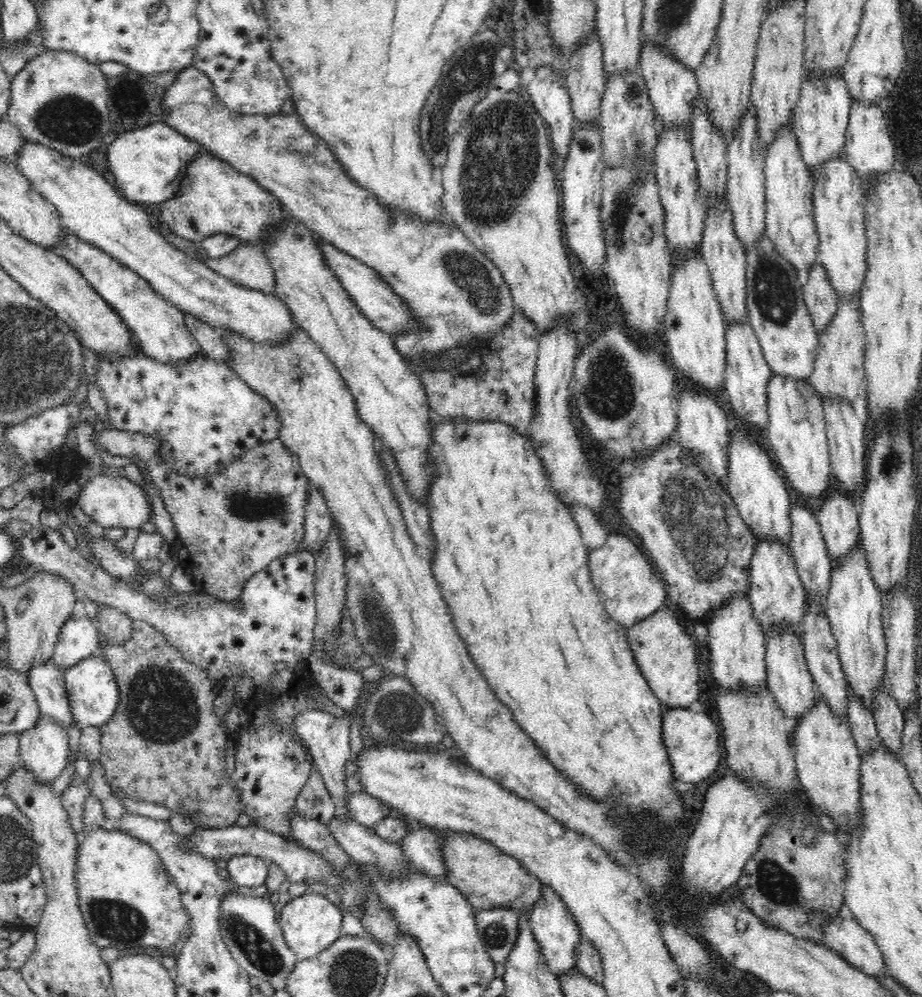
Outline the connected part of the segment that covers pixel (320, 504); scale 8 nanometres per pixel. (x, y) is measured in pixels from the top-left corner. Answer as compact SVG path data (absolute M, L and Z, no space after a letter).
M310 483L309 495L305 506L305 521L303 536L304 550L315 552L326 542L326 538L334 524L332 513L326 504L324 495Z

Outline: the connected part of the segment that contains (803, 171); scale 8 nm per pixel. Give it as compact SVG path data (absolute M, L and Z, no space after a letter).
M792 126L782 127L775 134L773 143L765 150L763 173L766 195L764 234L776 245L776 252L796 269L799 280L805 283L810 267L817 262L819 238L814 222L812 177L801 157Z

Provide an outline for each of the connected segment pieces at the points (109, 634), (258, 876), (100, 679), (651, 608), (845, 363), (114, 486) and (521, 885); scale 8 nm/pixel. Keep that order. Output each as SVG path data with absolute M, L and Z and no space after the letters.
M98 604L97 630L113 646L123 645L132 636L133 620L117 608Z
M234 856L227 861L226 876L241 887L262 886L268 878L269 863L256 856Z
M101 655L81 660L70 668L63 670L65 687L69 698L69 707L75 722L82 728L101 727L115 715L119 703L118 683L110 665Z
M608 533L606 542L601 547L589 552L589 569L592 582L609 616L625 628L631 627L647 619L648 616L664 606L668 586L654 575L648 556L639 544L635 544L634 538L630 536L626 538L622 534Z
M837 297L838 308L832 324L818 334L814 370L809 381L820 398L840 397L851 404L858 398L858 389L865 383L864 328L861 320L860 297Z
M98 474L79 486L79 494L73 504L104 529L140 529L142 524L149 521L150 513L153 514L150 501L144 493L140 485L132 483L128 478Z
M447 831L446 838L442 840L442 853L448 883L468 899L476 912L494 908L511 909L520 914L531 911L540 898L541 888L545 886L519 860L464 831Z

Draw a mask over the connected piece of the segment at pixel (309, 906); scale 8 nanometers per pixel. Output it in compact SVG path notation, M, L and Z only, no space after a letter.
M306 892L292 899L280 912L280 927L286 944L295 952L299 961L312 958L328 948L342 936L343 912L327 897Z

